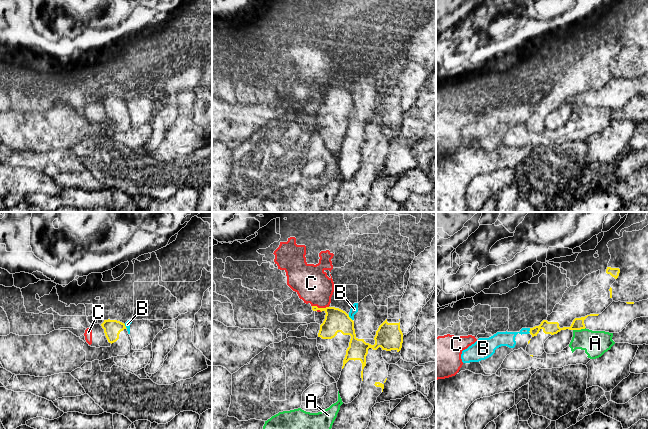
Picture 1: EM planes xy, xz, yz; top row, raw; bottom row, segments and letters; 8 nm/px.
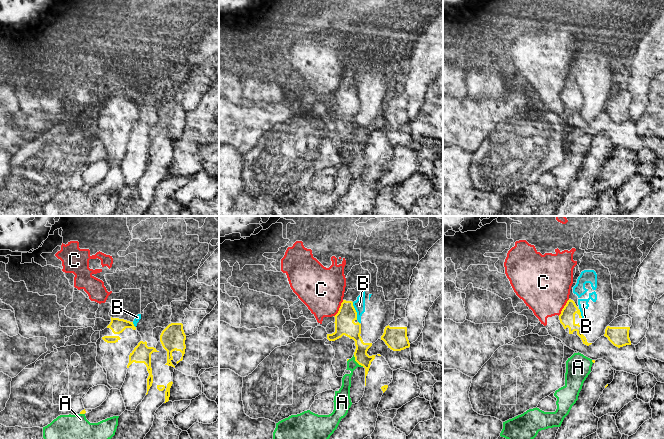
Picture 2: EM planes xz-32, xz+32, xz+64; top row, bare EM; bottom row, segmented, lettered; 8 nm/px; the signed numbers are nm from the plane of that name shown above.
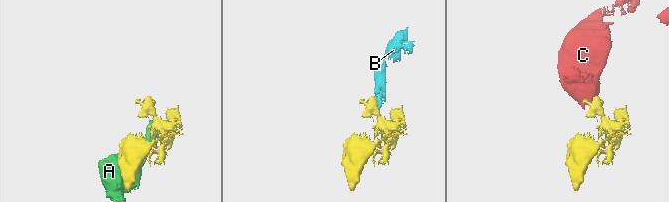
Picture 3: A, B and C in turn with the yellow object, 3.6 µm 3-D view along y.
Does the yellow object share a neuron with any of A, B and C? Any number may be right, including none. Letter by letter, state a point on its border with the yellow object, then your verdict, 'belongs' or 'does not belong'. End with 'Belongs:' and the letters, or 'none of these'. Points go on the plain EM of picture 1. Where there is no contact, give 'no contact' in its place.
A: meets yellow in yz at (579, 105); does not belong
B: meets yellow in xz at (350, 94); does not belong
C: meets yellow in xz at (320, 84); does not belong
Belongs: none of these

